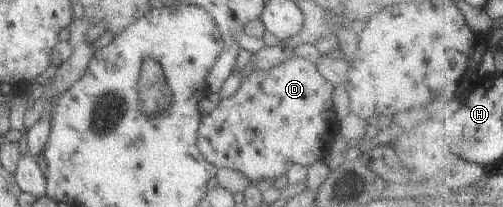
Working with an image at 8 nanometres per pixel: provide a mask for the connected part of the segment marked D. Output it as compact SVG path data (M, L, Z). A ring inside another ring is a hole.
M296 55L269 70L254 68L250 74L243 75L232 96L222 98L212 112L201 114L196 140L198 153L216 169L236 170L252 184L290 174L296 165L308 167L316 160L326 159L332 136L337 136L337 120L331 102L333 89L334 86L318 74L314 63Z

